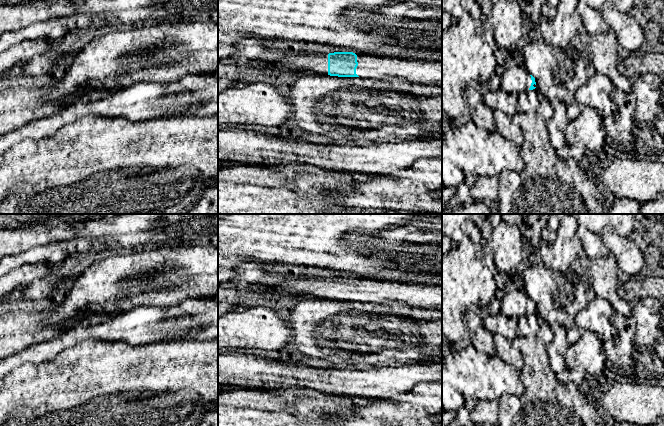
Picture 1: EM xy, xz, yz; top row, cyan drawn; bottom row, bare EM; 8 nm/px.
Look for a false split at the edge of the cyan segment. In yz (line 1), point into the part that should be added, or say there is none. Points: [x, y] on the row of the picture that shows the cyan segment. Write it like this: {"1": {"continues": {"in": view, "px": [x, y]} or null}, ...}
{"1": {"continues": {"in": "yz", "px": [515, 78]}}}

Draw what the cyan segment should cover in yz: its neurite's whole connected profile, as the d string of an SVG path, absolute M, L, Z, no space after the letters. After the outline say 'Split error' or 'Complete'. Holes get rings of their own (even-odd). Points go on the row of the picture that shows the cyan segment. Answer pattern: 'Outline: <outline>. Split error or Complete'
Outline: M510 62L502 74L500 88L507 93L521 93L535 89L536 82L524 66Z. Split error

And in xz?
Outline: M387 46L376 52L359 55L354 52L317 53L308 50L298 53L289 53L275 60L264 58L269 67L259 67L254 63L254 70L267 69L280 75L285 72L304 72L313 75L330 75L338 77L361 77L364 79L397 79L413 84L442 85L442 53L421 53L404 49L402 47Z. Split error

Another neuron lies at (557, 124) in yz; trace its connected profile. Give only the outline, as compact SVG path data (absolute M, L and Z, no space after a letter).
M550 100L553 116L547 120L551 146L555 151L566 145L565 131L570 122L565 103L559 100Z

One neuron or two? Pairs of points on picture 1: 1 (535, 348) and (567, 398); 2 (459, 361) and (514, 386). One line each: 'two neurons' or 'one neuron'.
1: one neuron
2: one neuron

